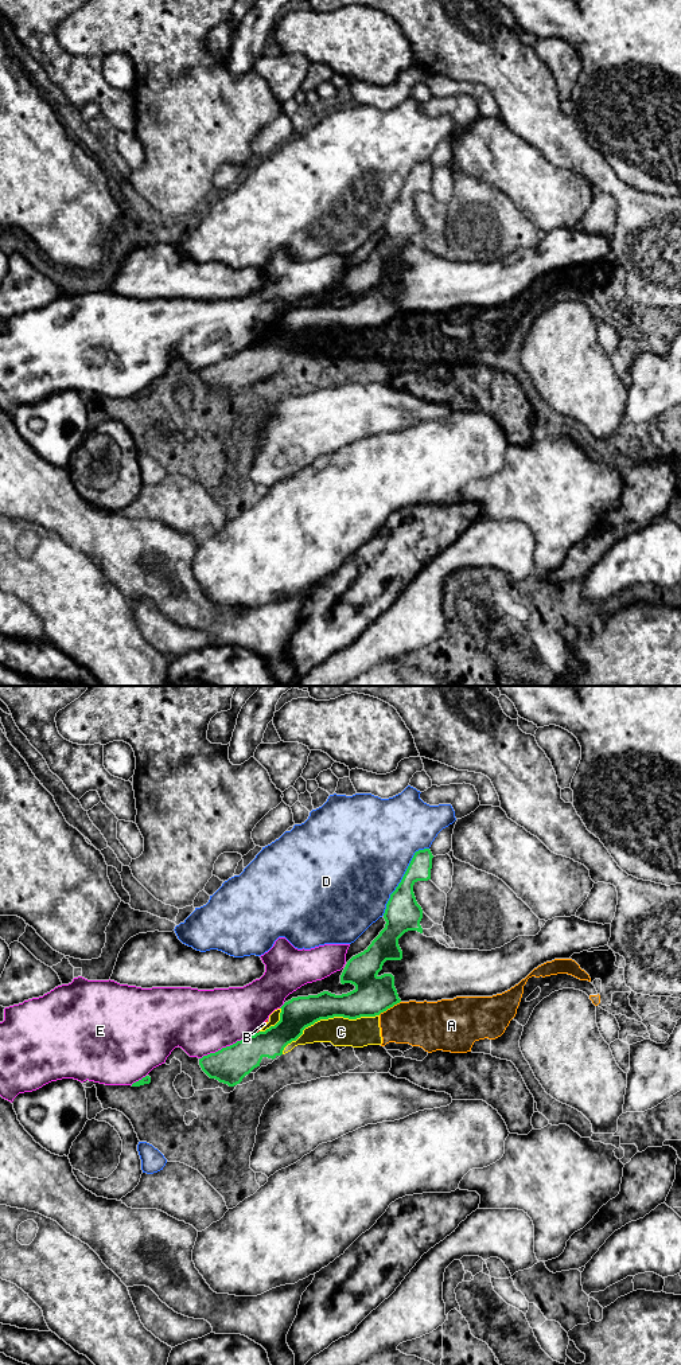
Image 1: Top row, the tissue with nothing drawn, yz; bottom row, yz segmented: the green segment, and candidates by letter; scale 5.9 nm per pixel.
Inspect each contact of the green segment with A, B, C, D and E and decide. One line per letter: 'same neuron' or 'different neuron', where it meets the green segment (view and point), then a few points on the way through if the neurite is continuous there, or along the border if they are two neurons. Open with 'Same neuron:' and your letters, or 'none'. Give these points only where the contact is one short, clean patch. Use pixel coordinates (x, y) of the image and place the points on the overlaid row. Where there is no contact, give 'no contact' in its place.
Same neuron: none
A: different neuron; contact yz (389, 1007); border yz (400, 1001), (378, 1014)
B: different neuron; contact yz (259, 1032)
C: different neuron; contact yz (327, 1018)
D: different neuron; contact yz (403, 877)
E: different neuron; contact yz (226, 1046)

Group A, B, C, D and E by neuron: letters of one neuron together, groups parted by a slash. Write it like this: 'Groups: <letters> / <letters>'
Groups: A B C / D / E

